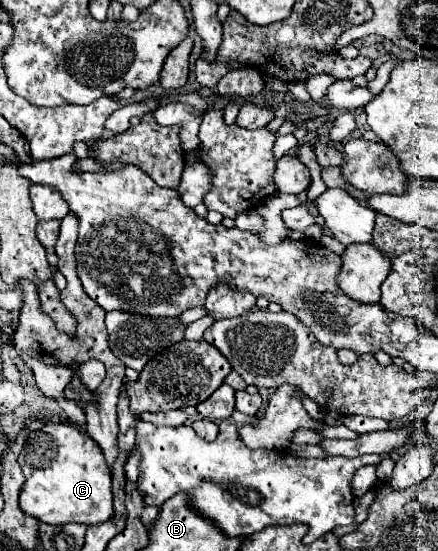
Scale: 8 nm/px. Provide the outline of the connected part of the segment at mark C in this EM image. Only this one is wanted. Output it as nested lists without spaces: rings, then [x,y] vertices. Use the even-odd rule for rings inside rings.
[[[46,423],[26,437],[18,465],[26,477],[20,491],[20,509],[48,525],[84,523],[98,525],[114,515],[112,475],[100,447],[78,427],[68,423]]]

